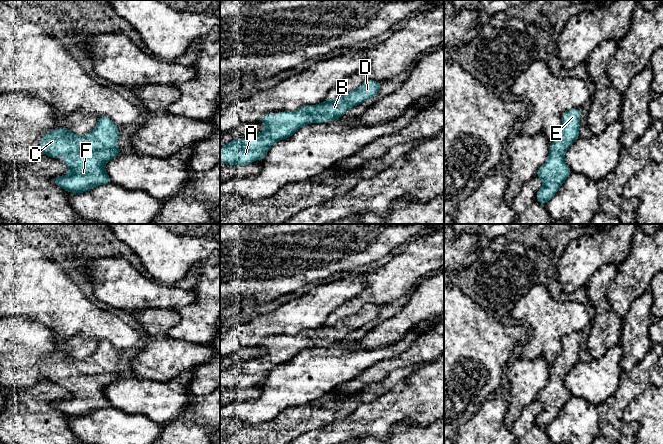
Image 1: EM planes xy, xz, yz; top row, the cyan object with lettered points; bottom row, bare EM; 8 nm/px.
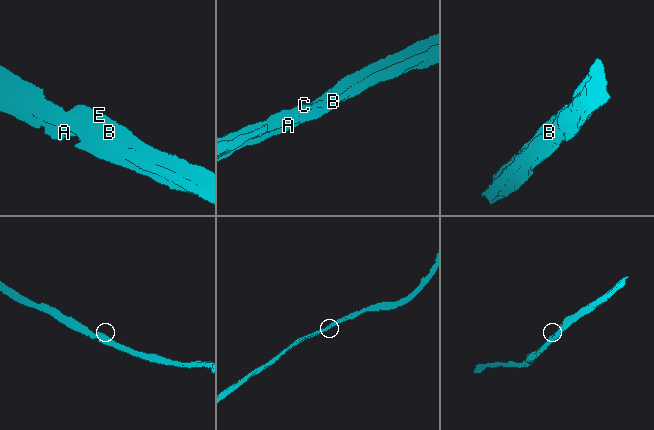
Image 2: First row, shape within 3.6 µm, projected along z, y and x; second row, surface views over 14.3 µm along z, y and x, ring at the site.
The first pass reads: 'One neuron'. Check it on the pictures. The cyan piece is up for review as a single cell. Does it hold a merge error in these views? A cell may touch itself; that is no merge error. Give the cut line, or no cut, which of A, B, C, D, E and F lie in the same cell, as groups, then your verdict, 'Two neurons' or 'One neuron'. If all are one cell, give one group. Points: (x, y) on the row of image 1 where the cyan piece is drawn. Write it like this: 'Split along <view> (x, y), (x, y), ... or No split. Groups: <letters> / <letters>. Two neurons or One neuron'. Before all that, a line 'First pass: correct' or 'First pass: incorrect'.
First pass: correct
No split. Groups: A B C D E F. One neuron

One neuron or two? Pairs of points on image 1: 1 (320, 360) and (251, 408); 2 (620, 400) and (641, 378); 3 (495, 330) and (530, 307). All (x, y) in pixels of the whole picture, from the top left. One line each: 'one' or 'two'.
1: one
2: one
3: two

